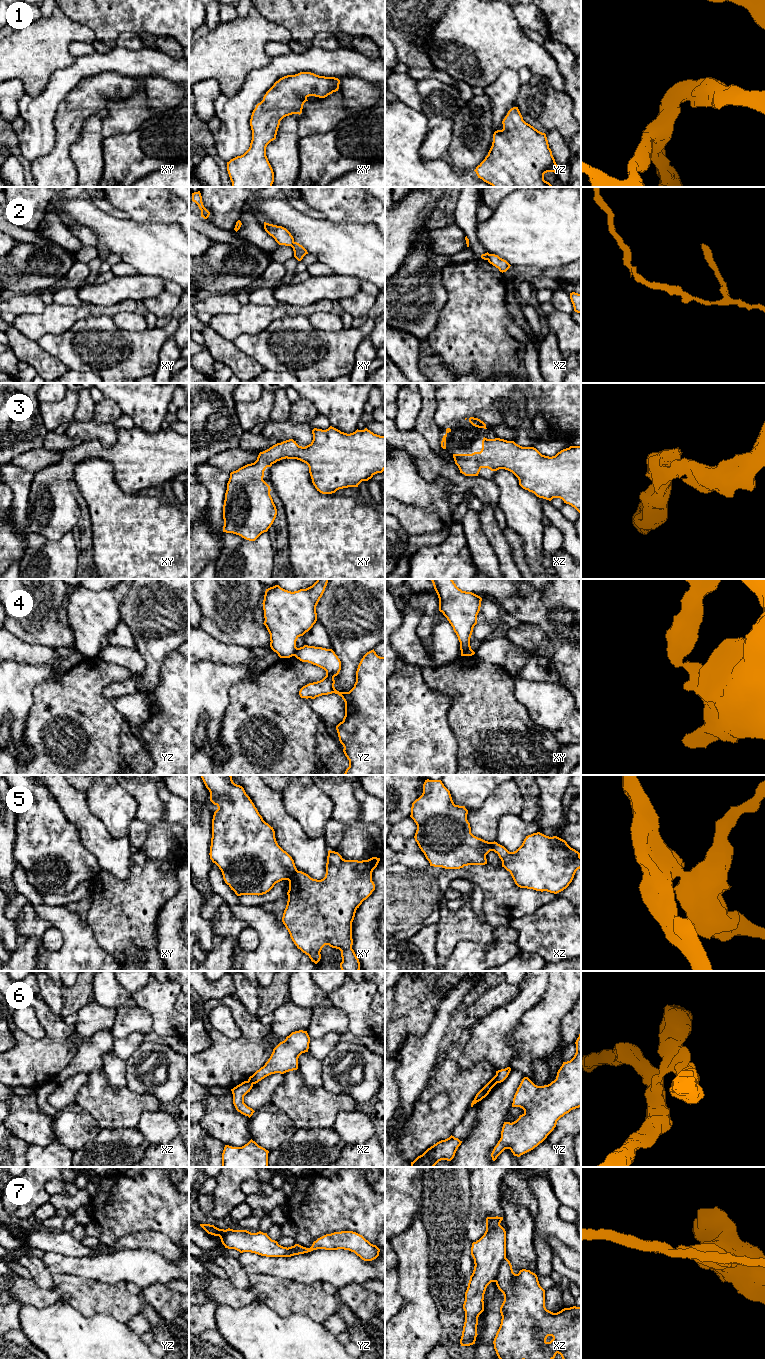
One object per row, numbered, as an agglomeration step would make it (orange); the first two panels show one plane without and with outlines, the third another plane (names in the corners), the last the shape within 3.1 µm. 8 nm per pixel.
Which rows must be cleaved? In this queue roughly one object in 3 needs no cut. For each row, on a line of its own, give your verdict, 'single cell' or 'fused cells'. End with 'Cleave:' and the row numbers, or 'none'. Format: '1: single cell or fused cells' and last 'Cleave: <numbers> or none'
1: single cell
2: fused cells
3: single cell
4: fused cells
5: fused cells
6: fused cells
7: fused cells
Cleave: 2, 4, 5, 6, 7

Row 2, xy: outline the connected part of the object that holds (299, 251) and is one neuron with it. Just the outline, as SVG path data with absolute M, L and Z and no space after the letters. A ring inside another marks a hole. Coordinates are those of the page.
M294 242L293 246L293 251L294 251L294 257L298 260L301 261L303 259L303 257L308 254L307 250L300 245L297 242Z

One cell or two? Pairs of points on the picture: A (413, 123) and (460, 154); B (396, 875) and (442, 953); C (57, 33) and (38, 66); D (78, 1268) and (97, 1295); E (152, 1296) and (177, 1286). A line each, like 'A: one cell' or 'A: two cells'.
A: two cells
B: two cells
C: one cell
D: two cells
E: two cells

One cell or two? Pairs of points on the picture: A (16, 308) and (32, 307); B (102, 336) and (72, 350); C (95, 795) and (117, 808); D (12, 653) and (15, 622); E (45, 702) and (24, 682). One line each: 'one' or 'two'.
A: one
B: one
C: one
D: two
E: two

